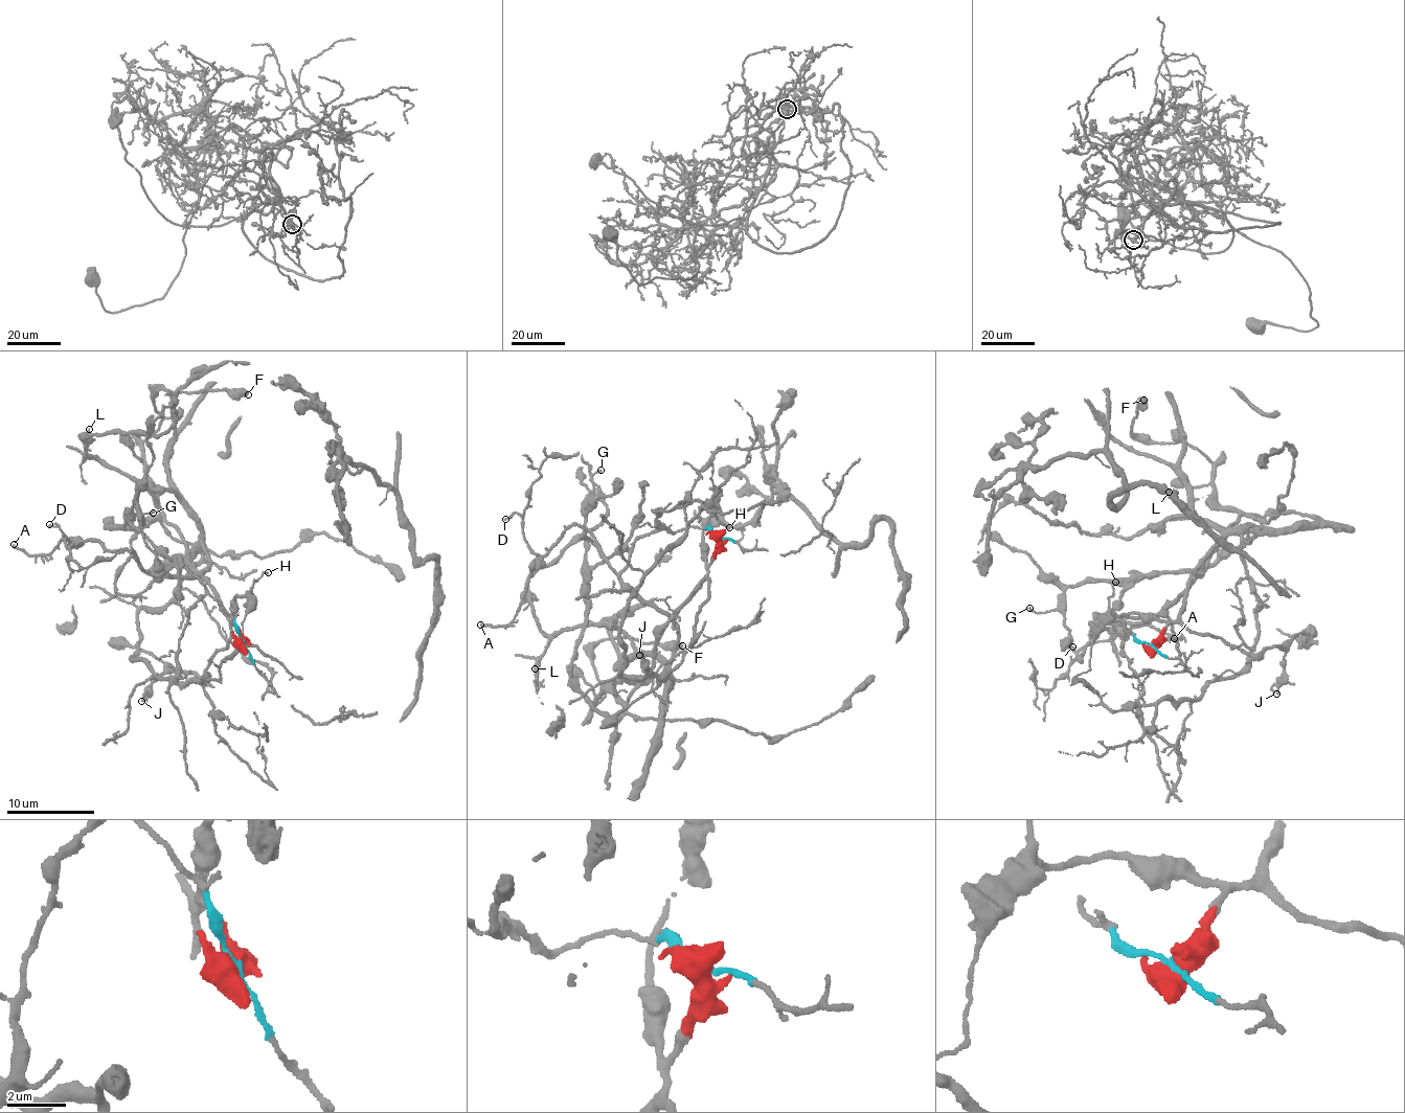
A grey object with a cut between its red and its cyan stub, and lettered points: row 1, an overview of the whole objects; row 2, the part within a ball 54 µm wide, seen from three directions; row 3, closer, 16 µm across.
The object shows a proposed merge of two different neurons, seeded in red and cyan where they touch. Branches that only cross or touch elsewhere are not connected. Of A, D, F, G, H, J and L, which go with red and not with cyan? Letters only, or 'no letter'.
F, G, H, J

